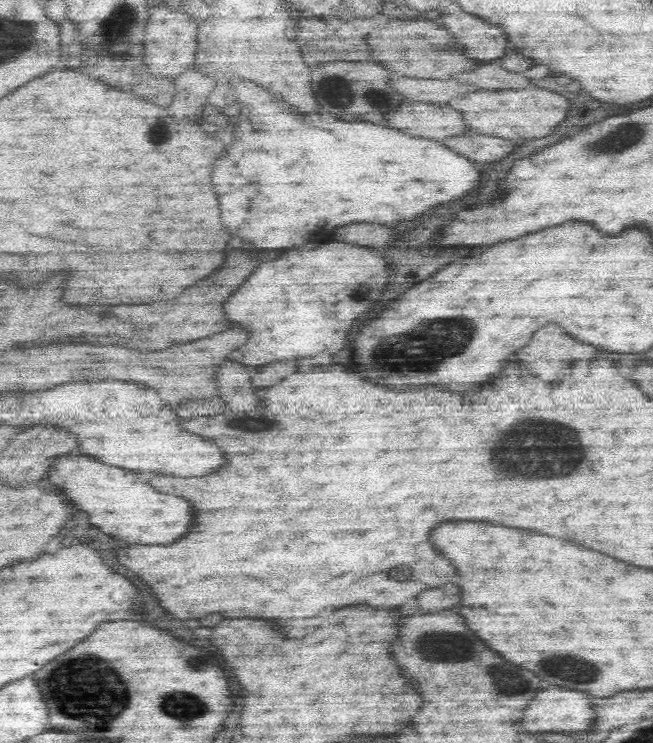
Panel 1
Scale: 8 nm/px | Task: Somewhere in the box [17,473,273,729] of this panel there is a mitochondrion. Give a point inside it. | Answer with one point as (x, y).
(183, 706)

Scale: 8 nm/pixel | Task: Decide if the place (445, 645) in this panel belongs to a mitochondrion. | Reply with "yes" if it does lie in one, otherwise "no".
yes

